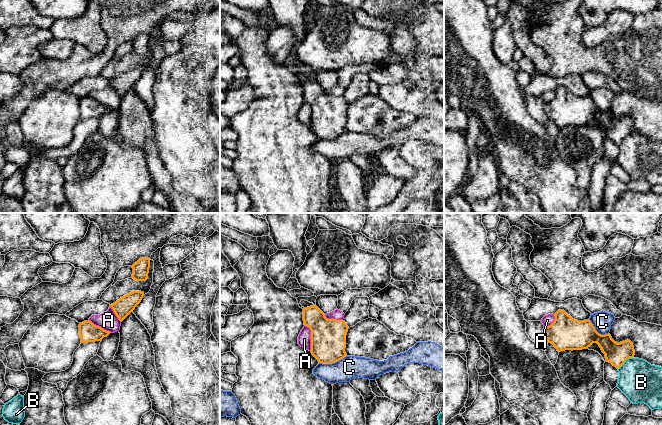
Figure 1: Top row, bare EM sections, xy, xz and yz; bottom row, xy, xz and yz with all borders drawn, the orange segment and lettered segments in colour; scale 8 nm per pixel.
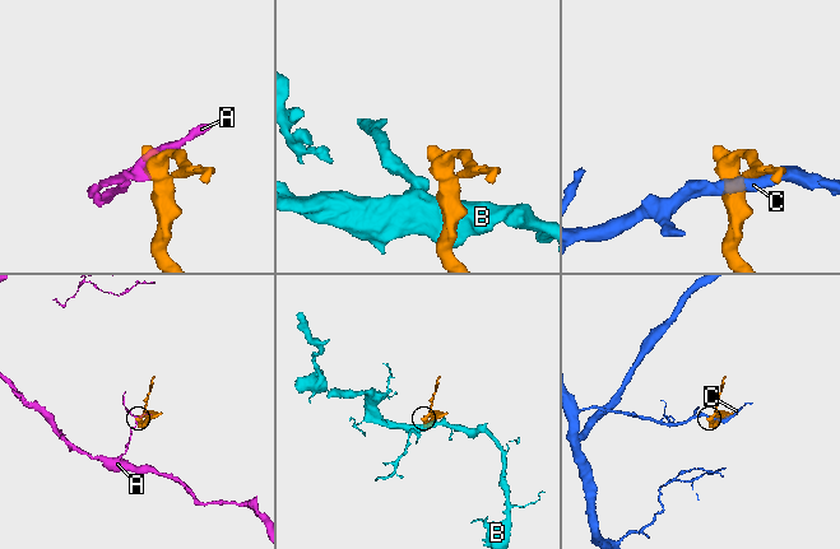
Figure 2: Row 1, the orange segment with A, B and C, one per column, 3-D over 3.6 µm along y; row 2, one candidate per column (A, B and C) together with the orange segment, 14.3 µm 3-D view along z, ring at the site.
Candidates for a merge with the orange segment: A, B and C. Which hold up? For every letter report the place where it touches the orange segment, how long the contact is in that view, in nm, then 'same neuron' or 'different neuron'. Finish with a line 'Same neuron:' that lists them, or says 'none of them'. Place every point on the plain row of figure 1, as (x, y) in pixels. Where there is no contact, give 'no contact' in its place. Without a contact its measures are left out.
A: xz (311, 113) | 220 nm | different neuron
B: yz (624, 137) | 160 nm | different neuron
C: xz (332, 138) | 240 nm | different neuron
Same neuron: none of them

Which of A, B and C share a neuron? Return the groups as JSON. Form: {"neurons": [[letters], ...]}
{"neurons": [["A"], ["B"], ["C"]]}

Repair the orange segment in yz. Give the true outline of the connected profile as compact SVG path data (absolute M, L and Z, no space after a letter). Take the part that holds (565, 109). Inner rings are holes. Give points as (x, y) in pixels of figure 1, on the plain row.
M558 86L554 92L554 98L544 103L543 110L548 119L553 120L558 128L587 125L593 119L597 119L605 130L606 137L617 145L635 131L634 122L630 116L617 119L609 109L599 110L589 95L575 96L564 86Z

